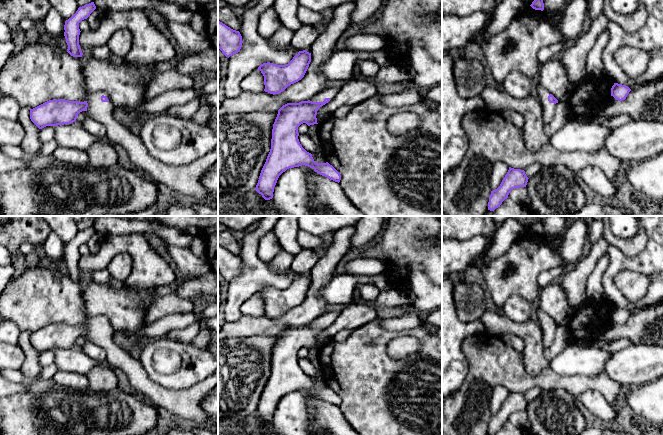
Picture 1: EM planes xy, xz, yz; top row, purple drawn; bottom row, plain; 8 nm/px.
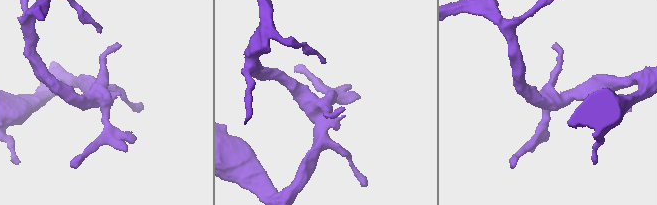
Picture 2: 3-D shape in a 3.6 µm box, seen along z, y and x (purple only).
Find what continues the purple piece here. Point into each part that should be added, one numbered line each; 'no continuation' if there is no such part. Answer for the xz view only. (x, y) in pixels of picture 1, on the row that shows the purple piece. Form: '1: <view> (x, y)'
1: xz (329, 92)

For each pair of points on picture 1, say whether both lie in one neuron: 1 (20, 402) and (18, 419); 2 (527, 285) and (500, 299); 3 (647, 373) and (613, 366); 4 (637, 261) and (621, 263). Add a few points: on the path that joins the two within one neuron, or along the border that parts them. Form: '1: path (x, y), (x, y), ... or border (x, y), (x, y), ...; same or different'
1: path (20, 406), (20, 415); same
2: path (520, 285), (514, 285), (507, 292); same
3: path (639, 367), (621, 367); same
4: path (633, 262), (625, 262); same

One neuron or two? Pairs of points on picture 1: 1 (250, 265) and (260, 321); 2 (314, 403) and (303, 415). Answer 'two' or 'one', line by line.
1: two
2: two

